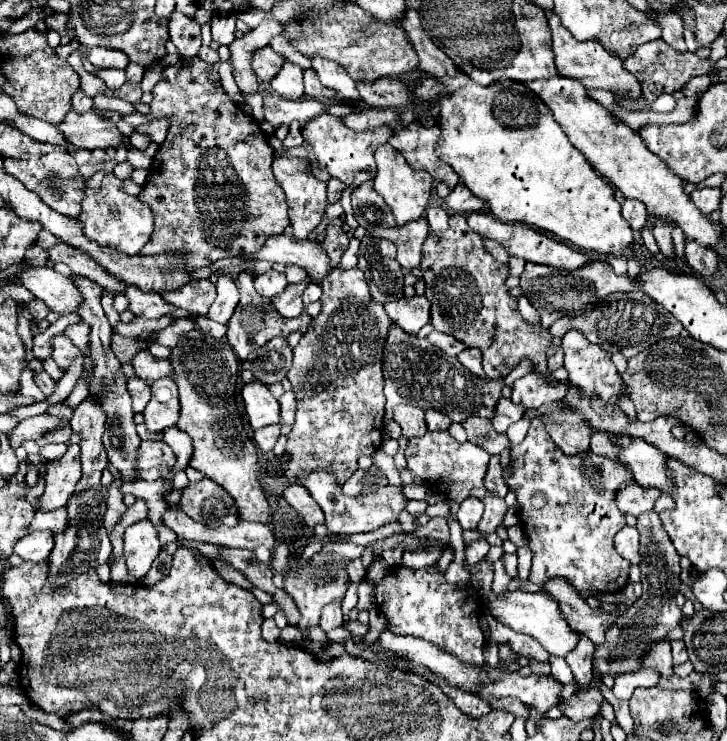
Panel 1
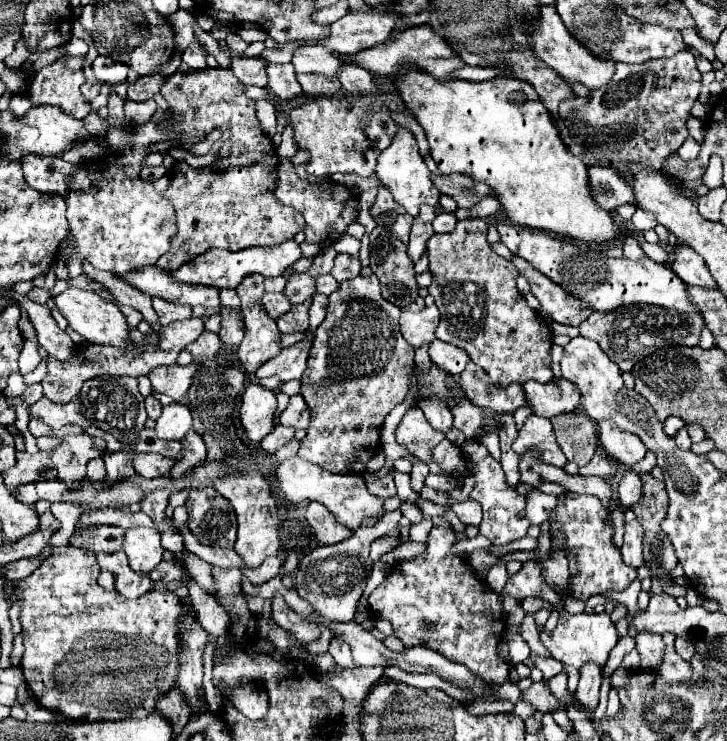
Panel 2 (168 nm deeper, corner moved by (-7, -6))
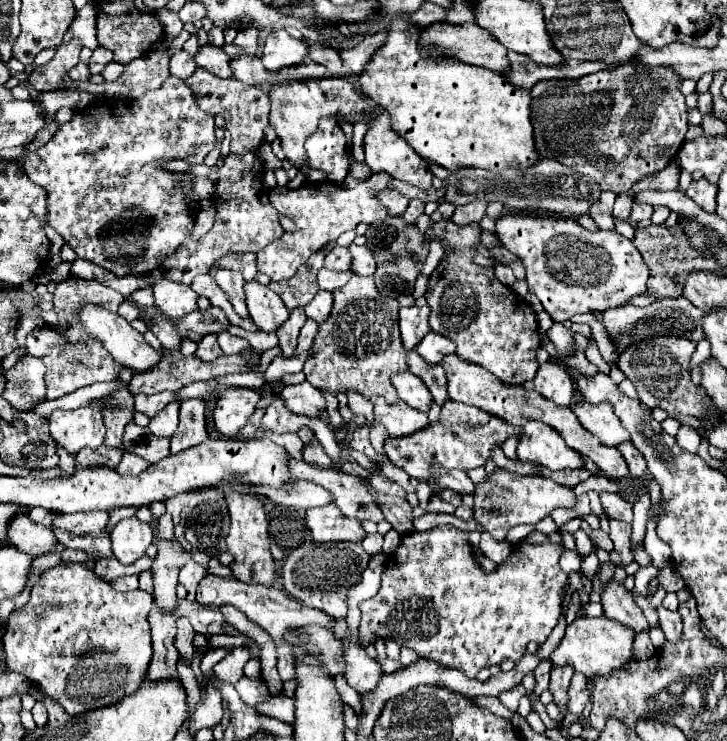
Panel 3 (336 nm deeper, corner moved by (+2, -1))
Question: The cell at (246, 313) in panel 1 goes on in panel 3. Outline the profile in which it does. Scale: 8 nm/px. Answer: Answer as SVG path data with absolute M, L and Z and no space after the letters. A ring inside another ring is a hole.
M218 270L214 280L224 290L224 294L228 296L236 314L242 318L248 318L248 310L246 310L246 302L244 302L244 290L242 290L242 286L244 286L242 274L234 272L234 270Z

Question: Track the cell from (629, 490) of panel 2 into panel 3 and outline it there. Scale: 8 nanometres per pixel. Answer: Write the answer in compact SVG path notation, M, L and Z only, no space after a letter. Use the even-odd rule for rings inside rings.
M456 354L444 356L442 358L442 366L446 370L446 378L448 378L448 398L454 402L462 402L462 404L470 404L476 408L482 408L502 420L506 420L512 426L524 426L528 420L538 420L544 422L548 426L552 426L556 432L562 434L562 438L566 440L566 444L570 448L574 448L576 452L580 452L582 456L588 456L600 470L604 476L614 478L614 480L624 480L628 476L628 466L626 460L622 458L622 454L618 452L618 448L610 448L610 446L602 446L602 442L592 436L590 432L586 432L578 418L574 416L574 412L570 408L562 408L556 406L550 400L544 400L538 392L530 392L524 386L518 388L508 388L506 384L502 384L494 374L486 372L486 368L478 368L478 364L470 364L462 358L458 358Z

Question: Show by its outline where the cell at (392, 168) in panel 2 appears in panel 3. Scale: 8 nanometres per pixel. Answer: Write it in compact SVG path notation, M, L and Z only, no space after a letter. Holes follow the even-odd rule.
M380 120L374 122L374 126L368 128L366 136L364 136L364 162L372 168L372 172L388 172L392 178L396 180L404 180L410 182L418 188L430 188L432 186L432 174L428 170L428 162L422 160L422 156L418 156L414 152L414 148L410 148L406 144L406 140L402 140L402 136L398 136L398 132L394 132L388 122L382 124Z

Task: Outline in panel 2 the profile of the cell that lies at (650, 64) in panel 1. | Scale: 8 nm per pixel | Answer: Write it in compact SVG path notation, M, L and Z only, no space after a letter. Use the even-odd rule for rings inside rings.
M689 51L667 59L653 59L641 65L617 63L617 75L591 97L571 97L561 103L561 119L555 121L565 145L587 165L611 165L623 177L619 161L643 161L661 169L663 157L675 153L687 139L687 117L701 93L701 73ZM617 105L617 111L613 109Z

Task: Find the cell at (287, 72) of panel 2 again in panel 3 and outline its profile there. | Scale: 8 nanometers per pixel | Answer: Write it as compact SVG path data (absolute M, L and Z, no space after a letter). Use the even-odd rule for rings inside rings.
M248 54L230 58L230 68L232 68L234 78L244 82L244 84L262 86L262 84L270 84L276 78L276 72L266 70L260 58L254 58Z

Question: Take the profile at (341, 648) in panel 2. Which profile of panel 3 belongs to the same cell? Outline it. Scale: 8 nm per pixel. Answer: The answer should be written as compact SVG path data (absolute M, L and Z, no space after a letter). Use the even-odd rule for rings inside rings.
M350 610L348 616L348 630L352 634L352 640L344 640L344 646L346 646L346 682L360 694L360 696L366 696L370 694L380 678L382 678L382 668L376 660L368 658L368 654L360 648L360 644L356 642L356 632L358 632L358 610Z

